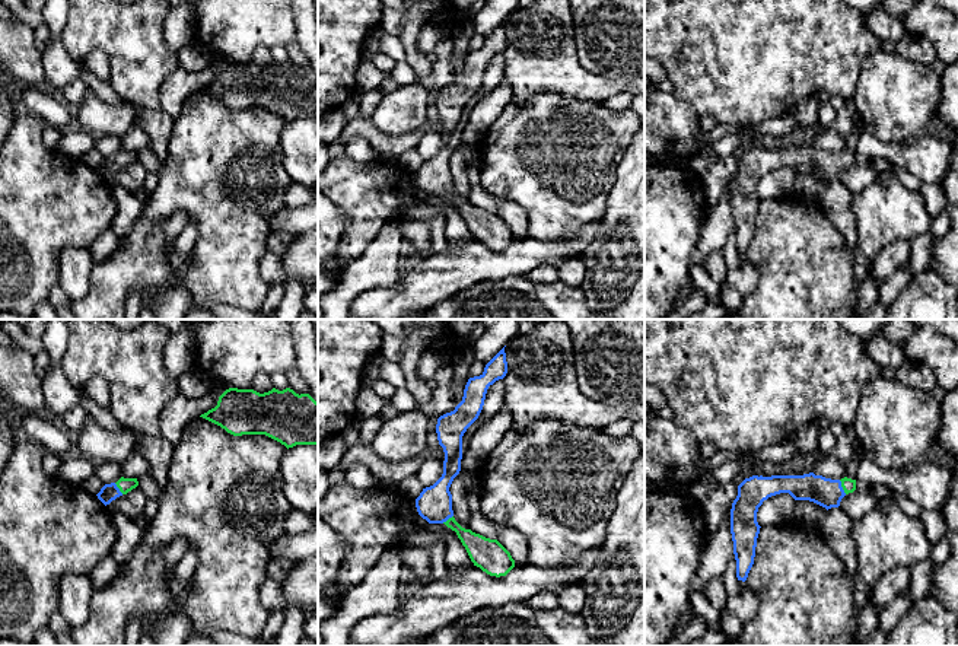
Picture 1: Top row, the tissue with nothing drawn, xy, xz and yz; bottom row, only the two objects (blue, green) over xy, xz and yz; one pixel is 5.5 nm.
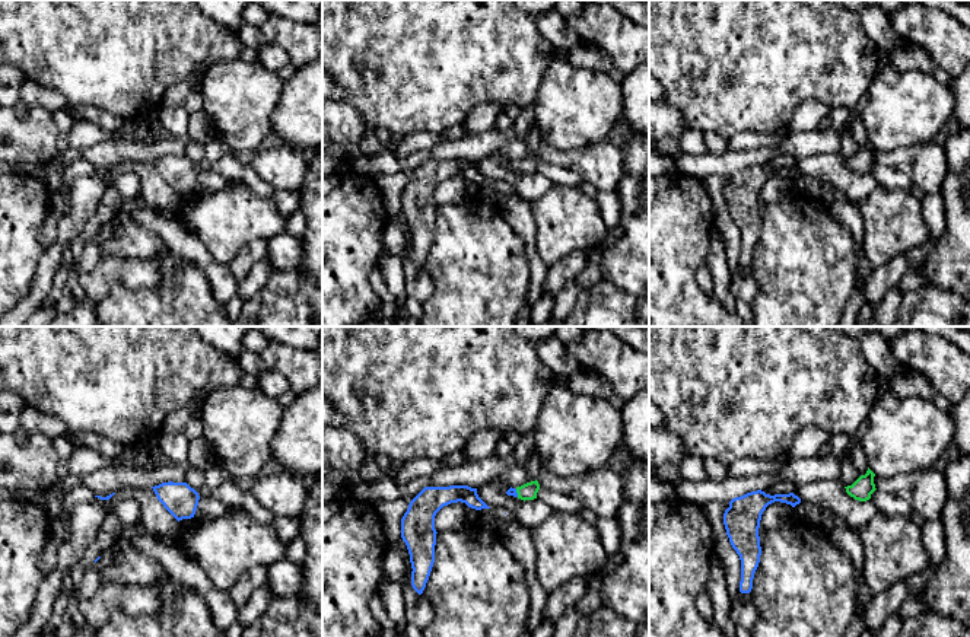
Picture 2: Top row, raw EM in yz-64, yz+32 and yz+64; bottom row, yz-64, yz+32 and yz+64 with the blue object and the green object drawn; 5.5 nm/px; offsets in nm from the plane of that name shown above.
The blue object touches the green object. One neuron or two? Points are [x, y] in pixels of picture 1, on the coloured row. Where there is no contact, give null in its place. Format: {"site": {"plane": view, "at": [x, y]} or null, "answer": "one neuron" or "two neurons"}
{"site": {"plane": "yz", "at": [842, 487]}, "answer": "one neuron"}

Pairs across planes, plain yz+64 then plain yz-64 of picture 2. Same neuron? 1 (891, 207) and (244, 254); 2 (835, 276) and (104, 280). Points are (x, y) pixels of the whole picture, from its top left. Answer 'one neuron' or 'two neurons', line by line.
1: two neurons
2: two neurons

